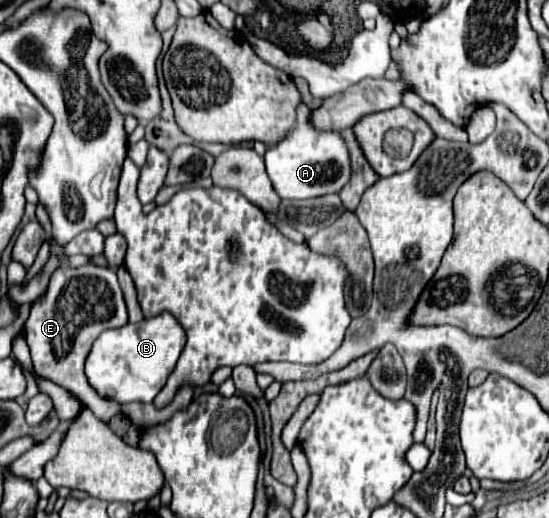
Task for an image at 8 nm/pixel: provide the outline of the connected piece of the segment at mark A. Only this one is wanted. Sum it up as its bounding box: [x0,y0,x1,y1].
[265,104,351,200]

